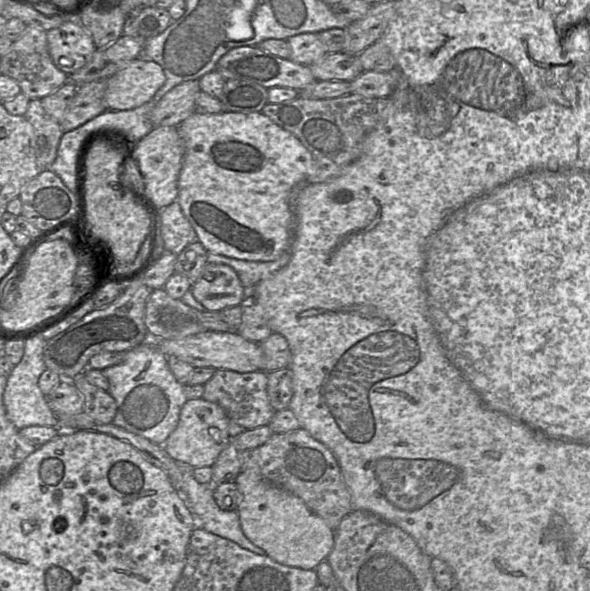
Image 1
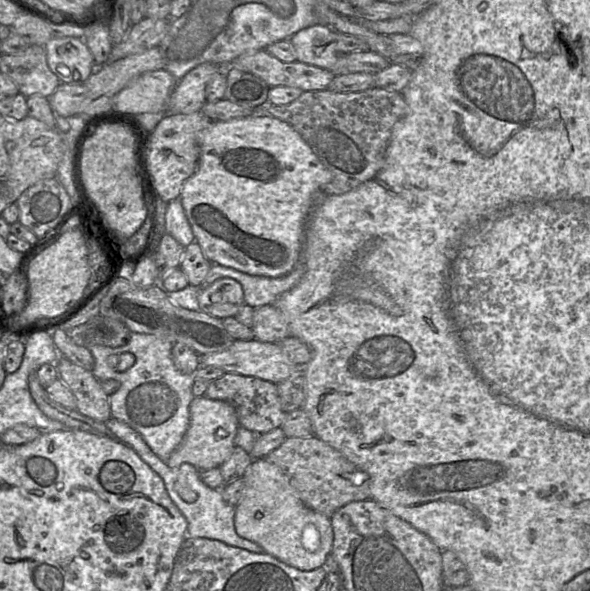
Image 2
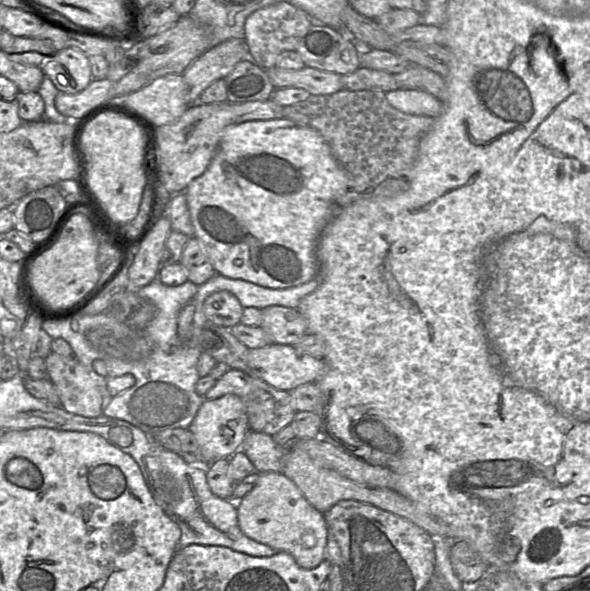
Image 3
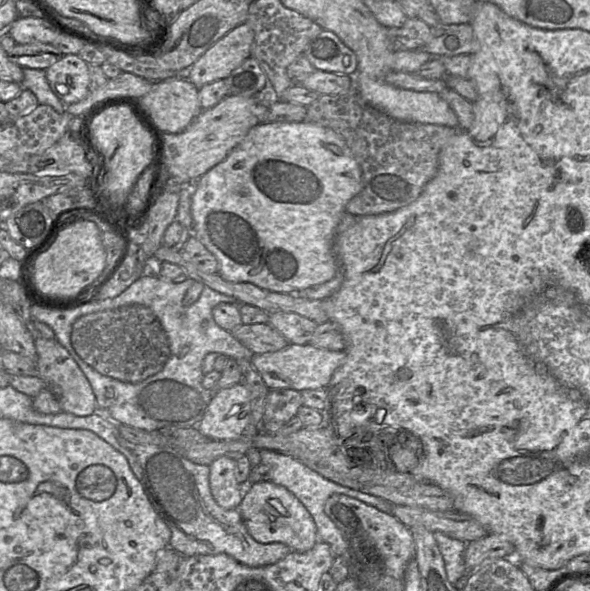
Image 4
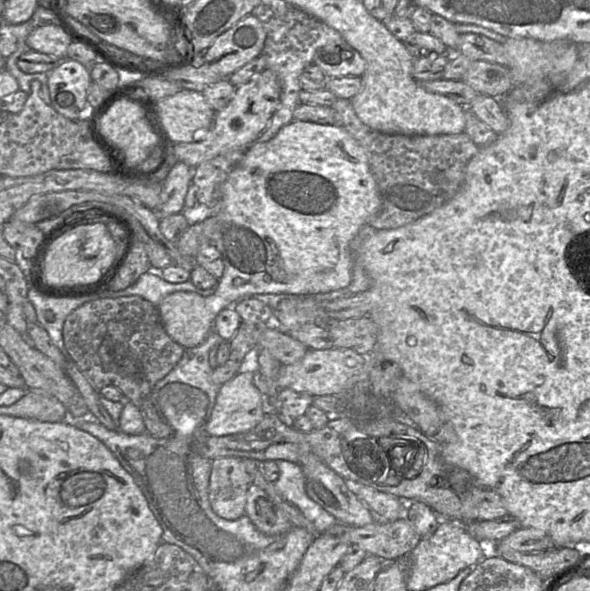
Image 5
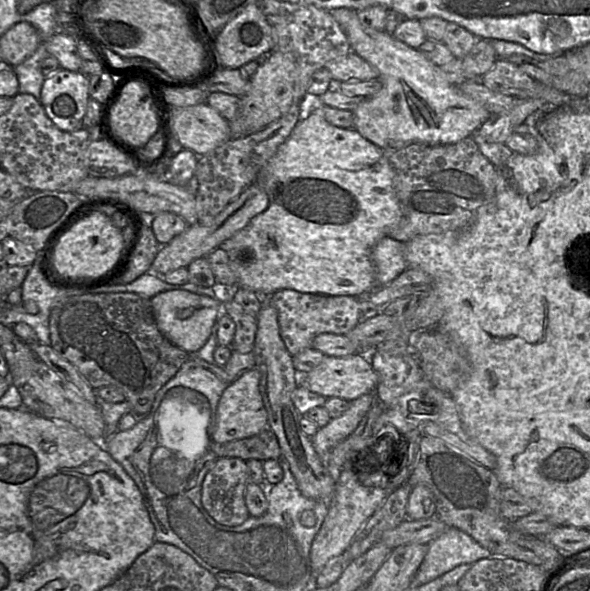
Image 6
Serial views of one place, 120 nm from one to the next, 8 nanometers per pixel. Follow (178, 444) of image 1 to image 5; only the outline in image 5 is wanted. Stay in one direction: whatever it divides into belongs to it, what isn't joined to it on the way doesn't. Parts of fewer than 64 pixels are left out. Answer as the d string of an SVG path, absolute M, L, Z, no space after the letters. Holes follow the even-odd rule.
M249 364L219 387L213 410L204 425L204 433L209 436L225 436L247 432L261 421L265 412L264 397L254 383L254 373Z

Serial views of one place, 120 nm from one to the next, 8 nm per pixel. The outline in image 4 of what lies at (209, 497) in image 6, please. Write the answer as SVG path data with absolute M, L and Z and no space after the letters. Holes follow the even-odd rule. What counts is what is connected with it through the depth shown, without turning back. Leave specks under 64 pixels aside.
M221 456L209 465L209 484L213 498L217 504L226 509L238 509L247 486L242 486L236 478L236 460Z

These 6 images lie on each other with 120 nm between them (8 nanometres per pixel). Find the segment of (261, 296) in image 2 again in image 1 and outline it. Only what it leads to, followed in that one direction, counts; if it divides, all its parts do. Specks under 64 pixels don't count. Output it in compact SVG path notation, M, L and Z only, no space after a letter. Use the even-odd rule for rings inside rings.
M285 251L277 260L270 262L240 260L212 252L208 252L207 255L208 263L224 264L235 270L243 286L248 290L246 293L248 301L252 301L250 299L253 298L253 294L249 290L259 281L283 268L290 259L290 251Z

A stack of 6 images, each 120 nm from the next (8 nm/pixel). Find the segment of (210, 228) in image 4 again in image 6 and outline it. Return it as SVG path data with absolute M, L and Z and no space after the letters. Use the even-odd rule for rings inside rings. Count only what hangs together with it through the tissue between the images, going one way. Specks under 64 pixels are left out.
M319 108L314 110L306 120L298 122L287 140L278 147L275 155L259 170L255 183L267 193L269 206L221 246L227 251L237 275L237 287L253 291L260 296L271 296L283 289L321 295L358 296L377 289L372 252L380 239L389 236L390 230L401 217L400 204L393 186L393 171L383 149L365 139L355 128L344 129L330 124L325 119L323 108ZM169 290L156 294L150 300L153 315L162 335L173 345L195 354L209 339L213 325L222 309L222 302L206 295L186 290Z

